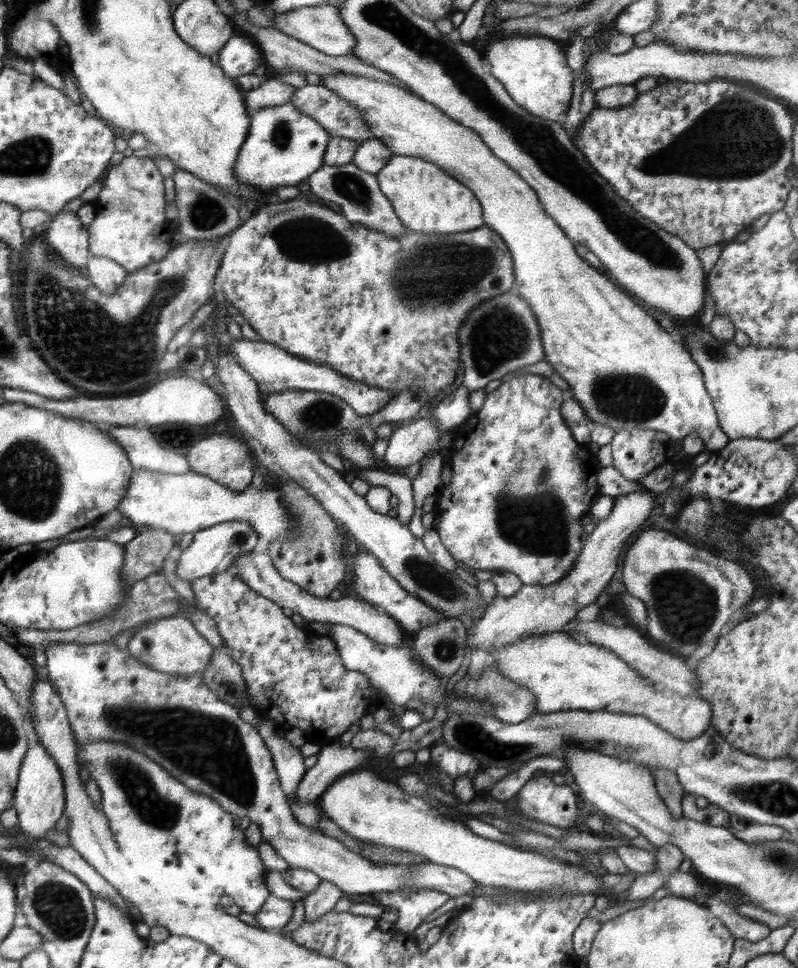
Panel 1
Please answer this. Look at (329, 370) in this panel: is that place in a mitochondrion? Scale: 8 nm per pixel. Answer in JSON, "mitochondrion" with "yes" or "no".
{"mitochondrion":"no"}

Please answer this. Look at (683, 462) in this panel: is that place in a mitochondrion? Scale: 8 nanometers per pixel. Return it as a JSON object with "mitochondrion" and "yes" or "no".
{"mitochondrion":"no"}

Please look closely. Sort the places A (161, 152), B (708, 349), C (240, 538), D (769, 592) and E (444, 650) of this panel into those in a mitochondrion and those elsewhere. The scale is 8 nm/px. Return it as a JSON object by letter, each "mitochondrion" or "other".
{"A":"other","B":"mitochondrion","C":"mitochondrion","D":"other","E":"mitochondrion"}

